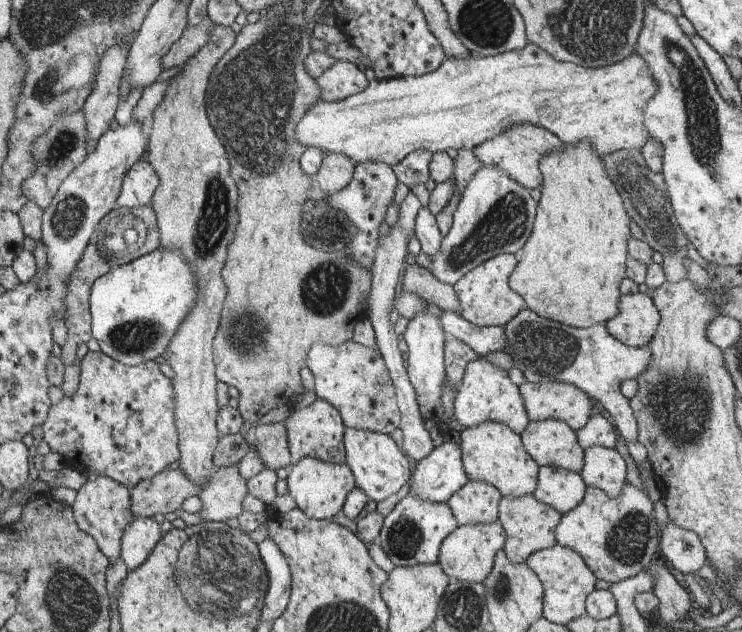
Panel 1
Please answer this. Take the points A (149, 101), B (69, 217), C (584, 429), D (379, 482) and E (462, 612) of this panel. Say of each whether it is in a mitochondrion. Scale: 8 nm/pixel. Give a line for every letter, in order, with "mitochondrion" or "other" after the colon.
A: other
B: mitochondrion
C: other
D: other
E: mitochondrion

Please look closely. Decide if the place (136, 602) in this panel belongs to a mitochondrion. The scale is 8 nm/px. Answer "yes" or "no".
no

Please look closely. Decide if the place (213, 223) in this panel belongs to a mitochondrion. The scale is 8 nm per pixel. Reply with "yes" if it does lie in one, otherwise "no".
yes

